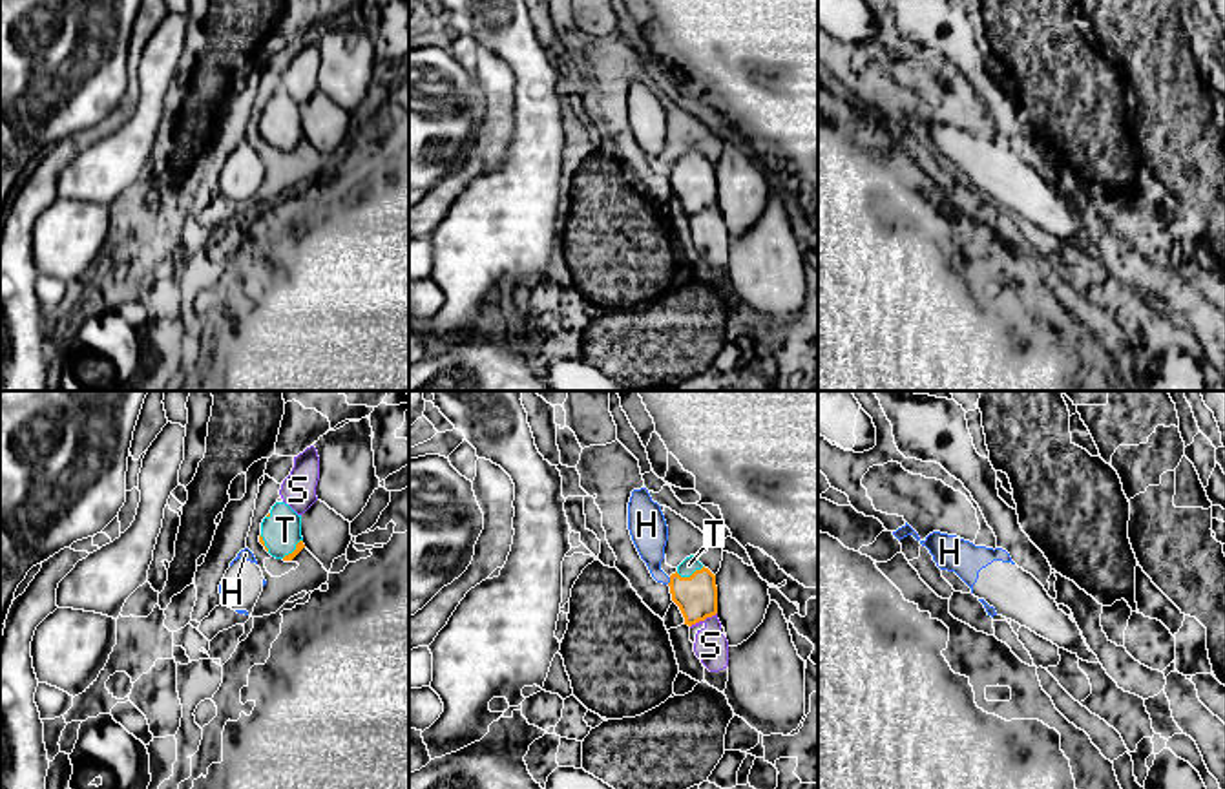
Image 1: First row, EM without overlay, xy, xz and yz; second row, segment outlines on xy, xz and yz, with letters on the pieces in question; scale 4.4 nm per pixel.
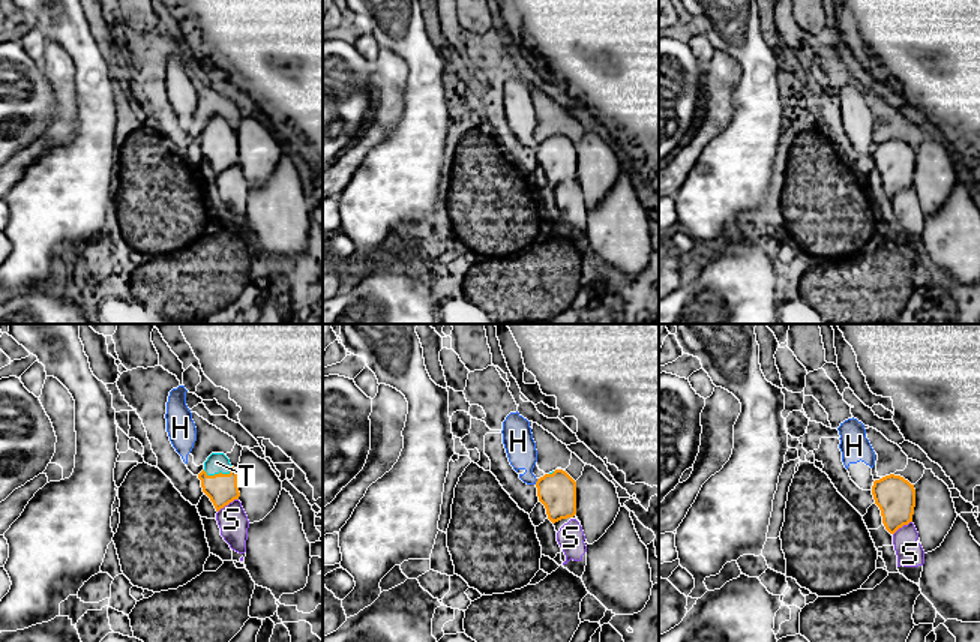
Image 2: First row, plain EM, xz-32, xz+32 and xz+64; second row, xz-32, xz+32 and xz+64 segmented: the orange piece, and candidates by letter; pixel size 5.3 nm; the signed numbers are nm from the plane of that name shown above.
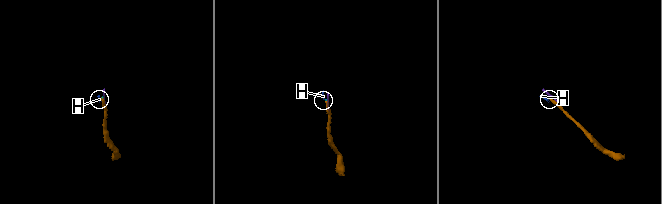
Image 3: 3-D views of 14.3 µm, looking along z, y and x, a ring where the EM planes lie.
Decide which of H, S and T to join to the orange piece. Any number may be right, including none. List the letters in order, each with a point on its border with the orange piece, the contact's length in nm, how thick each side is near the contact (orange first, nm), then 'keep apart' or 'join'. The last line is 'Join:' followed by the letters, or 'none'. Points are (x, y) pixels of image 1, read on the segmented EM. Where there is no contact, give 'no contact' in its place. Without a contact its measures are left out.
H: meets orange in xz at (670, 581); contact 40 nm long; 190 nm thick on the orange side, 170 nm on the other; keep apart
S: meets orange in xz at (703, 620); contact 140 nm long; 190 nm thick on the orange side, 150 nm on the other; keep apart
T: meets orange in xz at (691, 576); contact 130 nm long; 190 nm thick on the orange side, 70 nm on the other; join
Join: T

